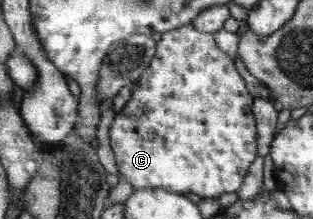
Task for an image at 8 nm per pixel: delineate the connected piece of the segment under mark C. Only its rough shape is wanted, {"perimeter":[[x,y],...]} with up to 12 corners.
{"perimeter":[[212,33],[160,34],[108,135],[133,189],[234,193],[252,97]]}

